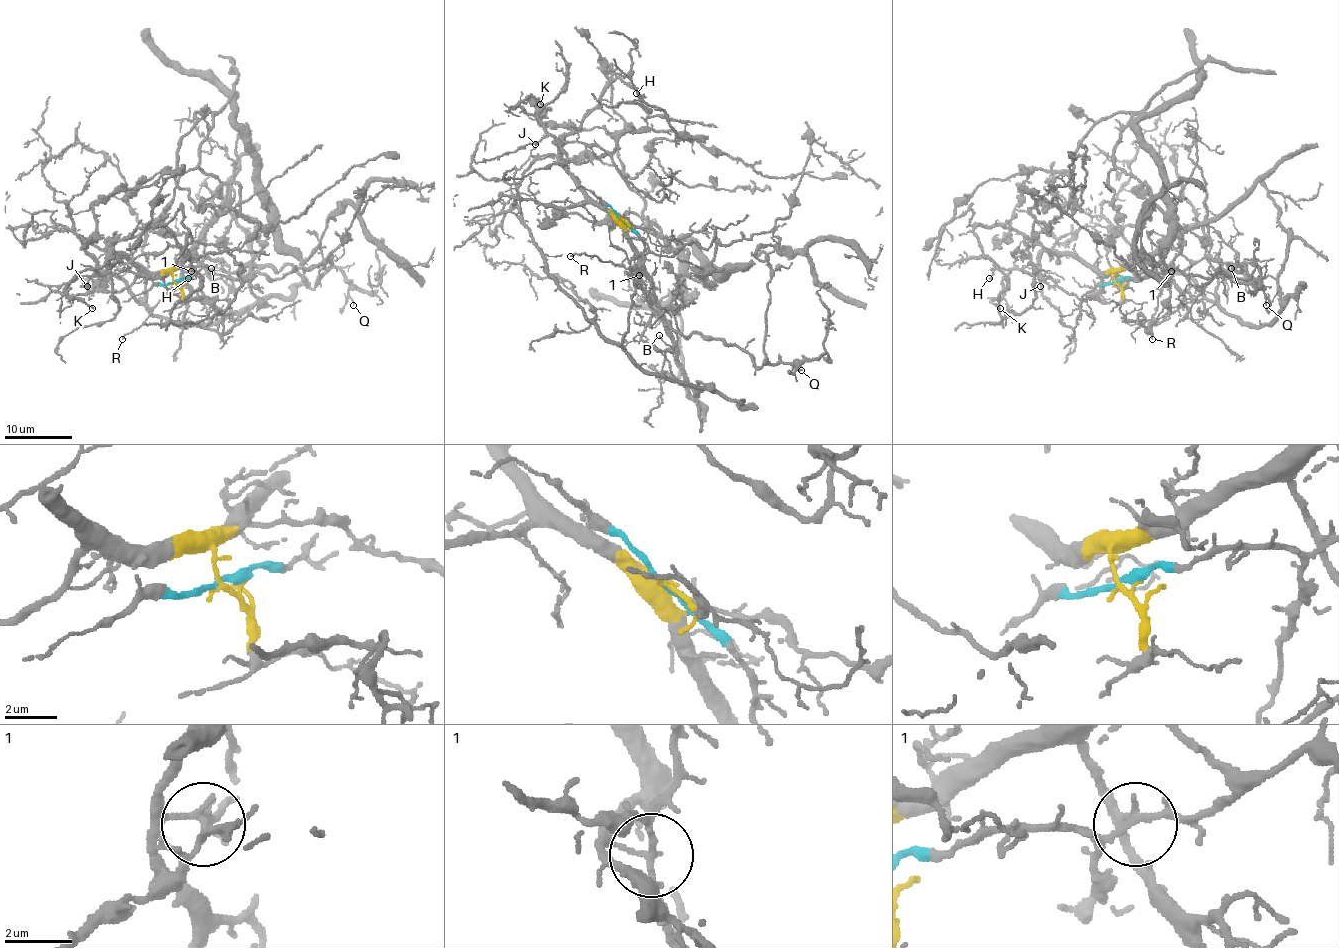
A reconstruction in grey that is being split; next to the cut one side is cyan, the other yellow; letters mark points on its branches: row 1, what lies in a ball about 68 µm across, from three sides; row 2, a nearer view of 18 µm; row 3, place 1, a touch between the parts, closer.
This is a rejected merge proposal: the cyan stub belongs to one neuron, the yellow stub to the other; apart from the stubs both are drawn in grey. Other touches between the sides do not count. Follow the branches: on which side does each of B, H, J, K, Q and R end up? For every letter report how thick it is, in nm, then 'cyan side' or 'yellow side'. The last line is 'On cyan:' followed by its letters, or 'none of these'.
B: calibre 100 nm; cyan side
H: calibre 100 nm; yellow side
J: calibre 130 nm; yellow side
K: calibre 160 nm; yellow side
Q: calibre 130 nm; cyan side
R: calibre 180 nm; cyan side
On cyan: B, Q, R

